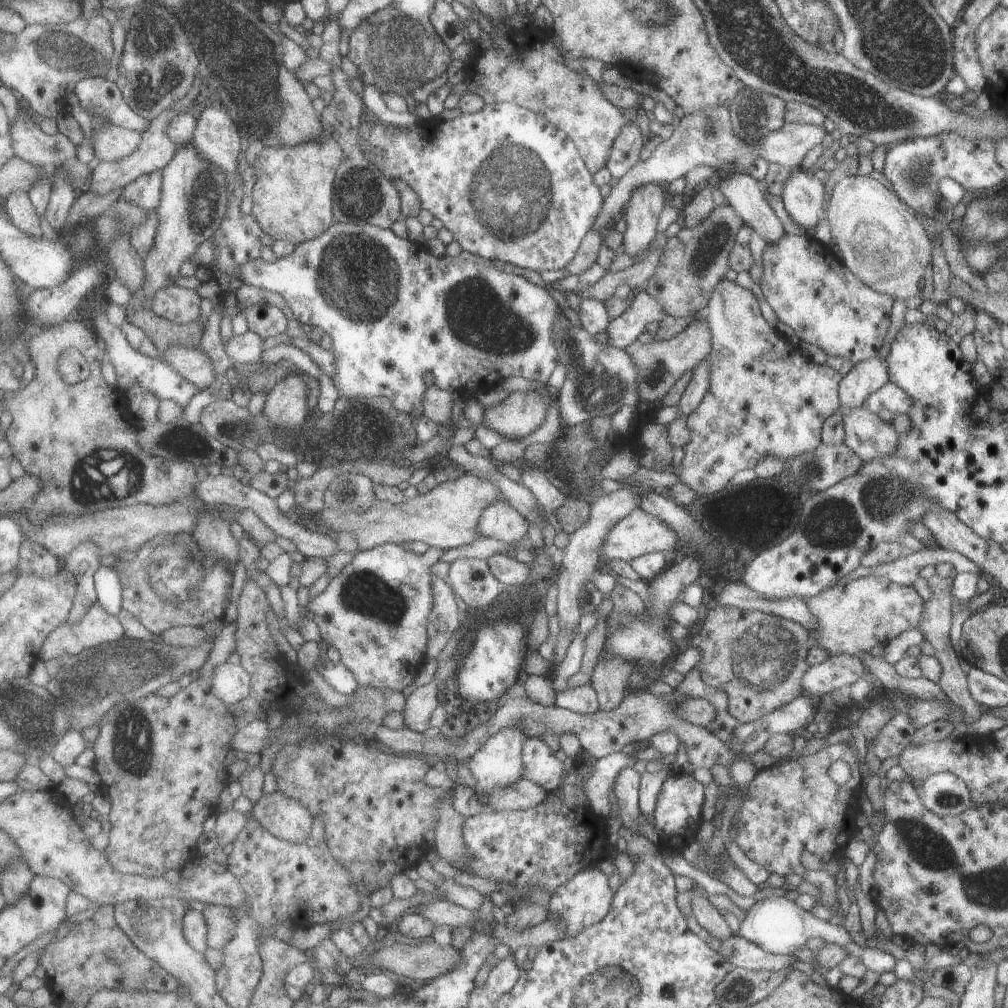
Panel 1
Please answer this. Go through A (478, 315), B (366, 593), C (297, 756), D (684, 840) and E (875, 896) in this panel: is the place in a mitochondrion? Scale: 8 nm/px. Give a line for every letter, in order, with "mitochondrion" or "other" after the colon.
A: mitochondrion
B: mitochondrion
C: mitochondrion
D: other
E: other

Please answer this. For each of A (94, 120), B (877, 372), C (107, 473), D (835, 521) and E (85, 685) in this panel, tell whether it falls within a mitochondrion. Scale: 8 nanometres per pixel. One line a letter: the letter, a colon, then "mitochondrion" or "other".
A: other
B: other
C: mitochondrion
D: mitochondrion
E: mitochondrion

